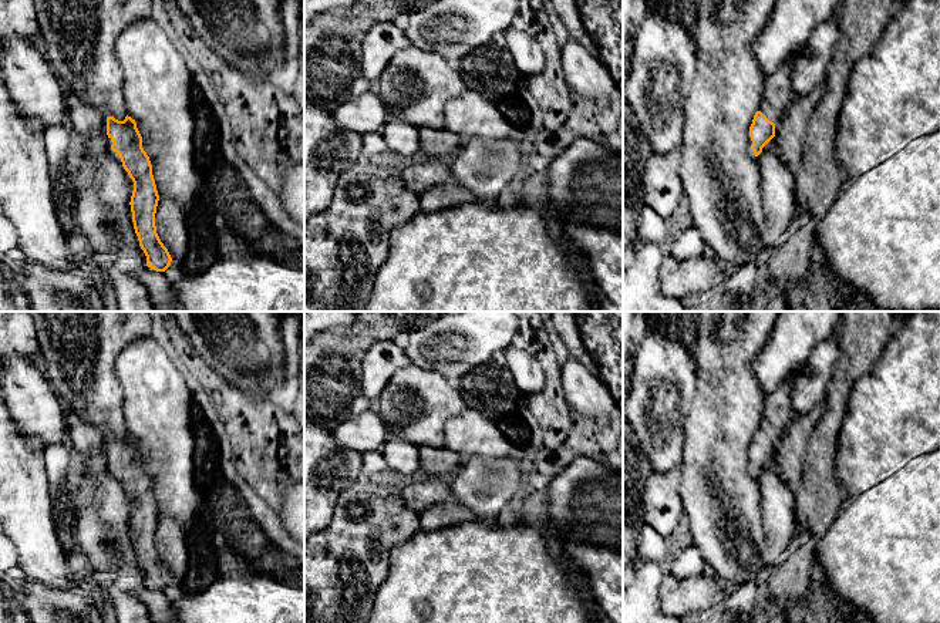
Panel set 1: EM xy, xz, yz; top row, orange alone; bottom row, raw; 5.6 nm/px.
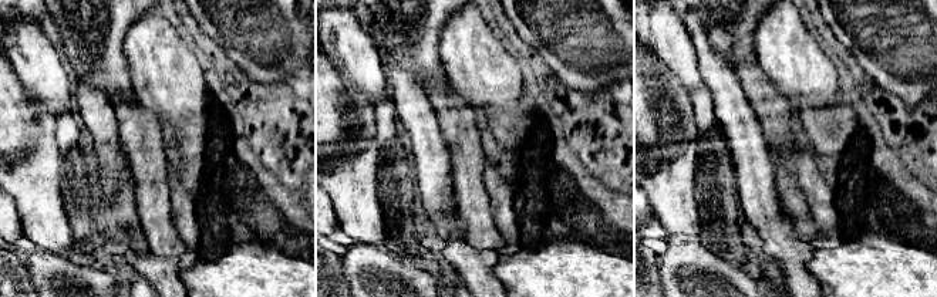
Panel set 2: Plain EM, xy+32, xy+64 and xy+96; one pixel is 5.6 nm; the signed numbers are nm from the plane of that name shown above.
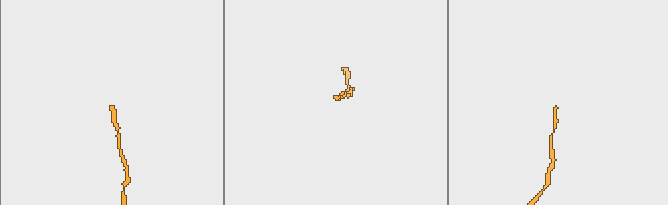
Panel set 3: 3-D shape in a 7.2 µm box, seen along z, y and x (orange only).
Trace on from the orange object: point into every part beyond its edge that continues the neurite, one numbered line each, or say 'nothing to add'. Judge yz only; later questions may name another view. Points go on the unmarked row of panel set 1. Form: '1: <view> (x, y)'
1: yz (777, 414)

